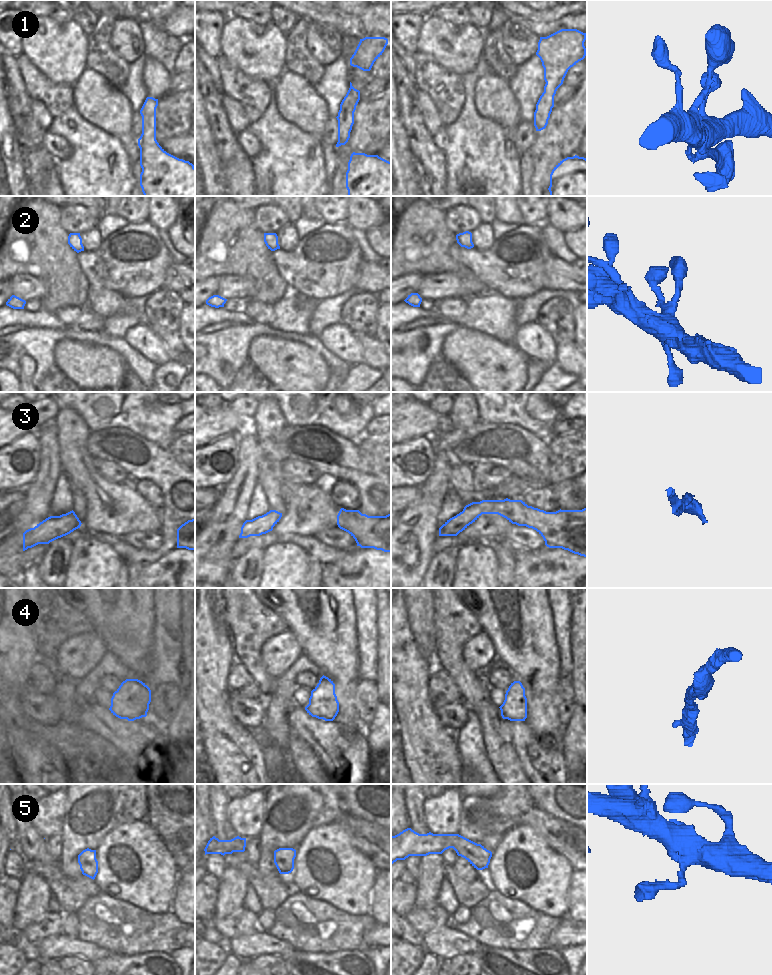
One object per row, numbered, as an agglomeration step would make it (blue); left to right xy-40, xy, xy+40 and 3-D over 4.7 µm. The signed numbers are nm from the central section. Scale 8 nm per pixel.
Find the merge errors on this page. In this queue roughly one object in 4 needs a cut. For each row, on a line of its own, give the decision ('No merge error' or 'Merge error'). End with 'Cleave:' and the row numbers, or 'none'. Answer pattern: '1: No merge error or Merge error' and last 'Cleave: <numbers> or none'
1: No merge error
2: No merge error
3: No merge error
4: Merge error
5: No merge error
Cleave: 4

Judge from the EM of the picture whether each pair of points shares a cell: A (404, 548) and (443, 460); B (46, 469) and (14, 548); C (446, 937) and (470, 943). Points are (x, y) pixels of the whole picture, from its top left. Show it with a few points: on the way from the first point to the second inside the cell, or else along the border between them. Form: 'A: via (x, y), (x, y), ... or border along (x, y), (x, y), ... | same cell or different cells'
A: via (418, 526), (438, 482) | same cell
B: via (41, 489), (38, 495), (36, 510), (20, 528) | same cell
C: via (452, 943), (464, 943) | same cell

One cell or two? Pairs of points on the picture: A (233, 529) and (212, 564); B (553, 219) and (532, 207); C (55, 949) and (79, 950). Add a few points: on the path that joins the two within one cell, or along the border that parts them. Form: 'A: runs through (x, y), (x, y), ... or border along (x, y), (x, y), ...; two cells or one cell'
A: runs through (225, 538), (212, 555); one cell
B: border along (548, 206), (548, 215), (545, 220); two cells
C: runs through (61, 949), (73, 949); one cell

